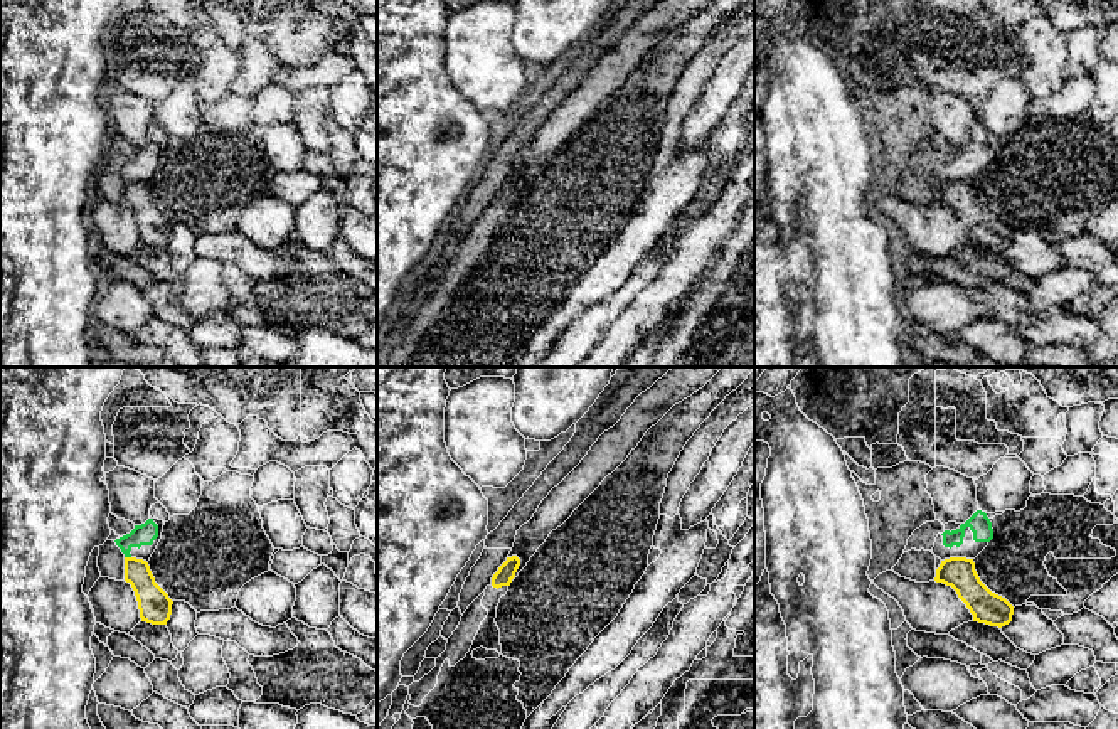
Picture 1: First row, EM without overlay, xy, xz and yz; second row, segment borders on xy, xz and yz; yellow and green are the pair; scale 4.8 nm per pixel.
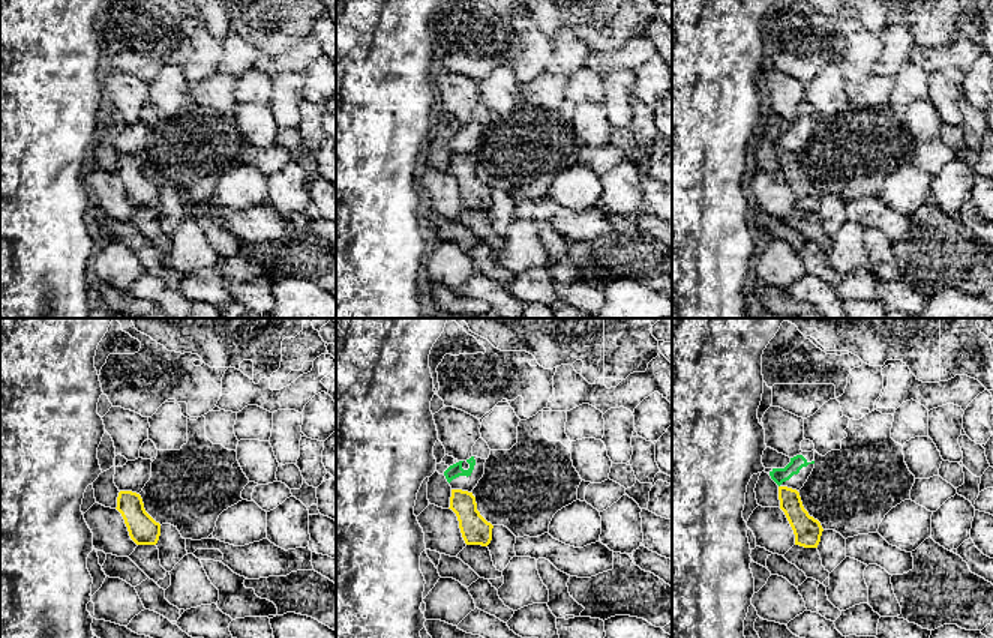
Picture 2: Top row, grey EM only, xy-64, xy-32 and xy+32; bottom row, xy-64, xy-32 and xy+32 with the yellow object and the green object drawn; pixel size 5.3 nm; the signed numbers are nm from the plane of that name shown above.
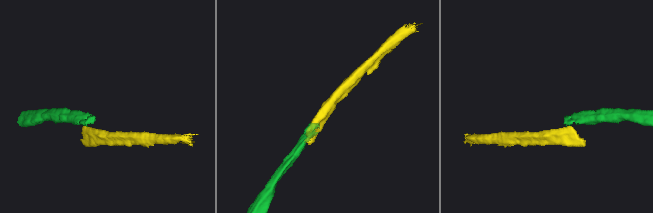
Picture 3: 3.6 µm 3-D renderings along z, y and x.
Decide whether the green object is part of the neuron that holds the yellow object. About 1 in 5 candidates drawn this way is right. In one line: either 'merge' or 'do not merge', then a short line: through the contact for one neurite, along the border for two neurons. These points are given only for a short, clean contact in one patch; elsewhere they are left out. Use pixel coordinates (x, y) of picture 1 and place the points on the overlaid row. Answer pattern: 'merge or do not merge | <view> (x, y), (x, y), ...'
do not merge | xy (125, 556), (130, 558)

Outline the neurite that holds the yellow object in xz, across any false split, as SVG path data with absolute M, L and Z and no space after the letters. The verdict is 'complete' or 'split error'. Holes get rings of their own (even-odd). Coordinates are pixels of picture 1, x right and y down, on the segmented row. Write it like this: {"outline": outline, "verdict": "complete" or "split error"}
{"outline": "M517 556L507 557L507 561L493 574L492 586L497 589L502 586L510 586L519 566L520 566L520 559Z", "verdict": "complete"}

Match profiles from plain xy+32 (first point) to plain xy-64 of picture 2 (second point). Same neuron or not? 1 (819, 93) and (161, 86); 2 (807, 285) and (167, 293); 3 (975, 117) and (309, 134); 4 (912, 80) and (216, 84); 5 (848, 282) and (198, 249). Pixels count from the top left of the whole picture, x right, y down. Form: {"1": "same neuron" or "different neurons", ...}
{"1": "same neuron", "2": "same neuron", "3": "same neuron", "4": "different neurons", "5": "different neurons"}

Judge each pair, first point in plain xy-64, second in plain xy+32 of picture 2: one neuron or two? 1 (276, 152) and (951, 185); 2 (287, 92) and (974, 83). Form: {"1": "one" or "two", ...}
{"1": "two", "2": "two"}

